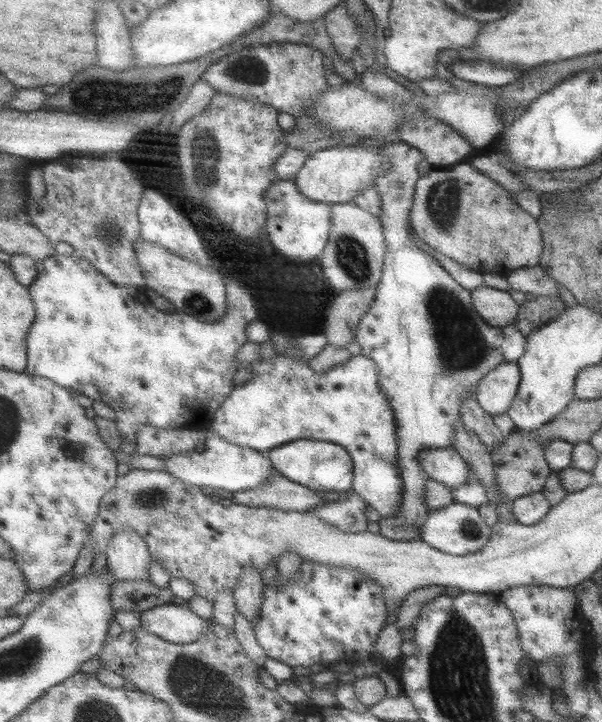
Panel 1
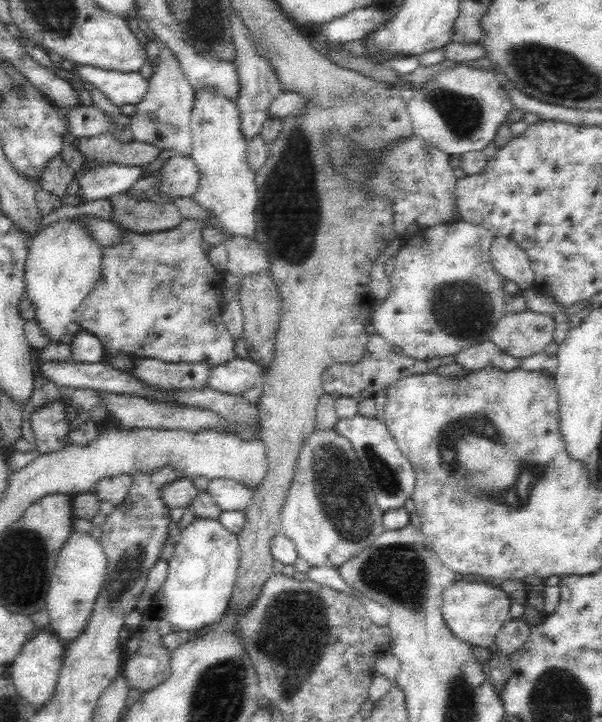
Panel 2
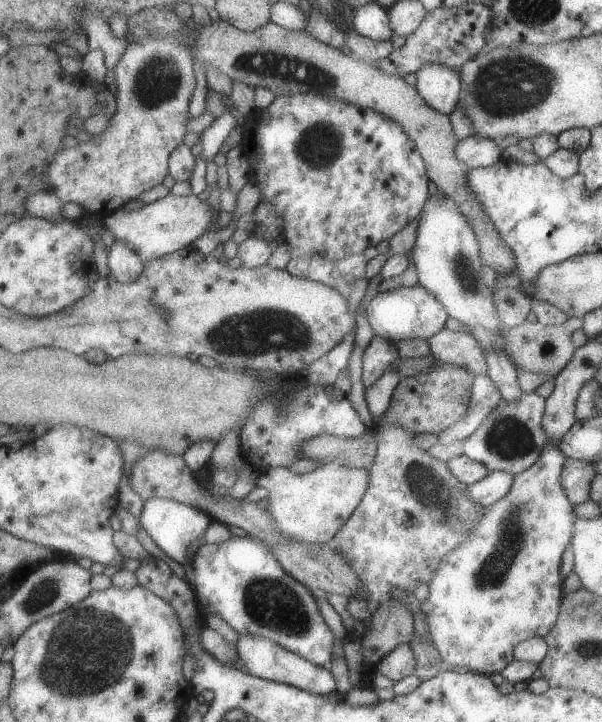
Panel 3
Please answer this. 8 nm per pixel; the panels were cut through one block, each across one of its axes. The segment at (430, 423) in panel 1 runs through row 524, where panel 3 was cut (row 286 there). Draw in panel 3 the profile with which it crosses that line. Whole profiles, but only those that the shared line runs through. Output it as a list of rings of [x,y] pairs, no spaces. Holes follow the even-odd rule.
[[[421,282],[418,286],[398,287],[385,293],[379,293],[366,308],[366,314],[375,334],[398,341],[426,339],[430,340],[446,328],[451,314],[446,305]]]

